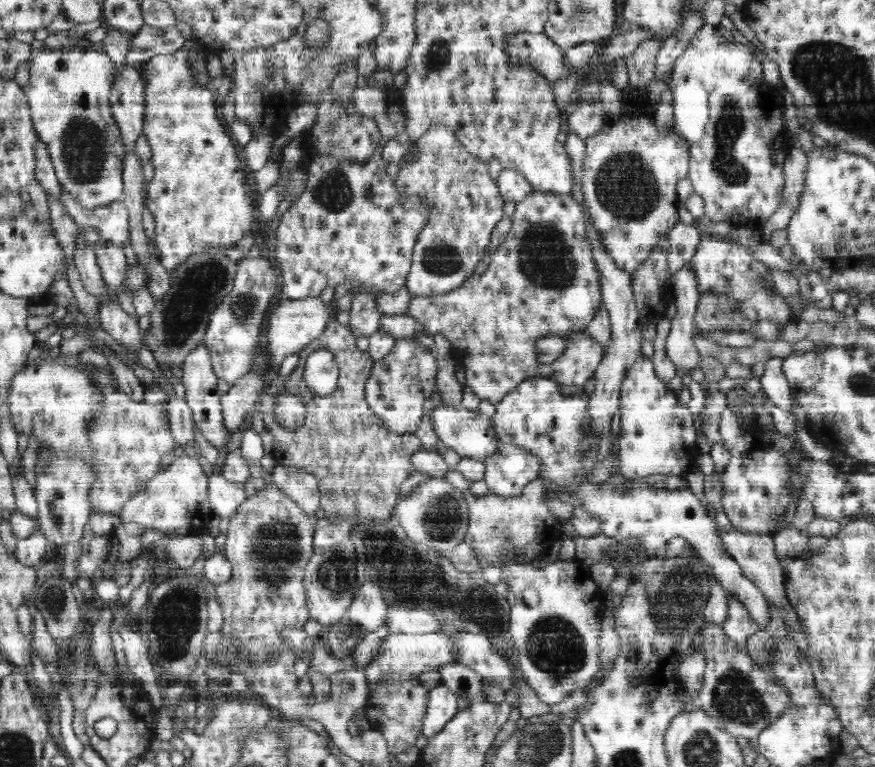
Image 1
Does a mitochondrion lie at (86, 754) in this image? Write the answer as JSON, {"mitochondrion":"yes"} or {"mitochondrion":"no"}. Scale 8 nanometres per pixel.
{"mitochondrion":"no"}

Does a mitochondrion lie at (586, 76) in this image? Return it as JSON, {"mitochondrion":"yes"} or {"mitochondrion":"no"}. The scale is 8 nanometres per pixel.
{"mitochondrion":"no"}

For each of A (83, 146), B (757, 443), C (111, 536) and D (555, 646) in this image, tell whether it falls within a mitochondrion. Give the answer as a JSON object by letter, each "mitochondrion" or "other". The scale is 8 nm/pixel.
{"A":"mitochondrion","B":"other","C":"other","D":"mitochondrion"}

